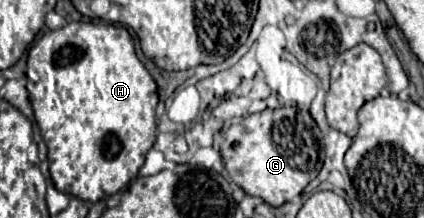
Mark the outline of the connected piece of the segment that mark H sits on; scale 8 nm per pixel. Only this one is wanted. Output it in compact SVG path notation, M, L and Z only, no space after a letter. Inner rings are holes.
M69 22L63 28L47 30L29 50L25 78L34 120L49 150L51 180L59 192L67 192L85 202L97 202L117 194L137 176L145 154L155 142L155 108L159 96L155 80L139 62L133 40L125 28Z

